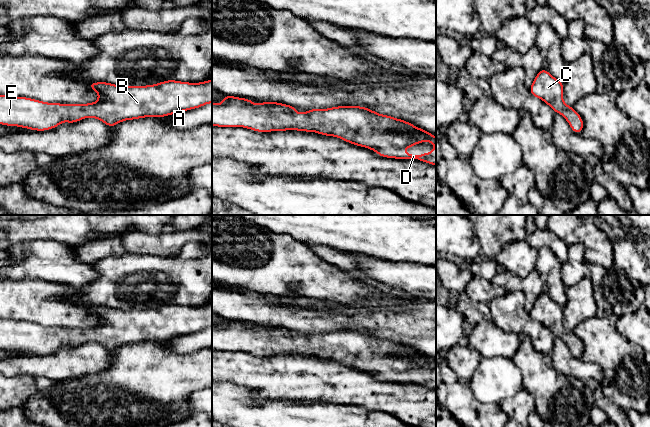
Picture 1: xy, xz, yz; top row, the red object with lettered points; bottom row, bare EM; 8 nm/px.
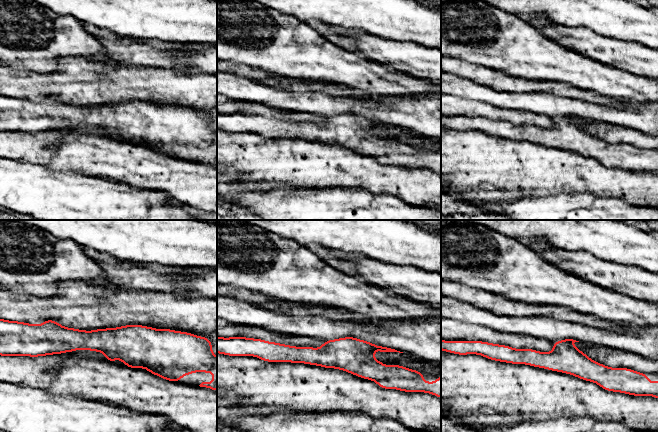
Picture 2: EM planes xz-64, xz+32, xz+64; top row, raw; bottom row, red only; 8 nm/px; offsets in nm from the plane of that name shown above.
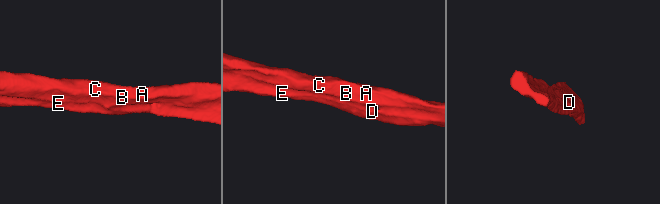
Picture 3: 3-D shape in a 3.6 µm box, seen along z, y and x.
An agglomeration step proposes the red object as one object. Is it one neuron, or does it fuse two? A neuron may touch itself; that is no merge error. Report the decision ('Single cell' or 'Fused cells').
Single cell

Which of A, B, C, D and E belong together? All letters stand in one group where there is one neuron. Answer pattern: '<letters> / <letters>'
A B C D E

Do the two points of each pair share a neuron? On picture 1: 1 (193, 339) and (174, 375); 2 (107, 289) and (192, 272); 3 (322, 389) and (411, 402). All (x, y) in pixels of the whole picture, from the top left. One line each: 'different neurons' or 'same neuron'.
1: different neurons
2: same neuron
3: same neuron

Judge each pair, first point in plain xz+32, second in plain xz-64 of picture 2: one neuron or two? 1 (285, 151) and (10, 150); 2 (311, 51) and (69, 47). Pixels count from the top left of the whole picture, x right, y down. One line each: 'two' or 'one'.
1: one
2: one

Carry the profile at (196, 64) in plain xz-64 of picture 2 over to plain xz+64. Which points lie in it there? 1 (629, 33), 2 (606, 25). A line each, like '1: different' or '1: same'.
1: different
2: different

